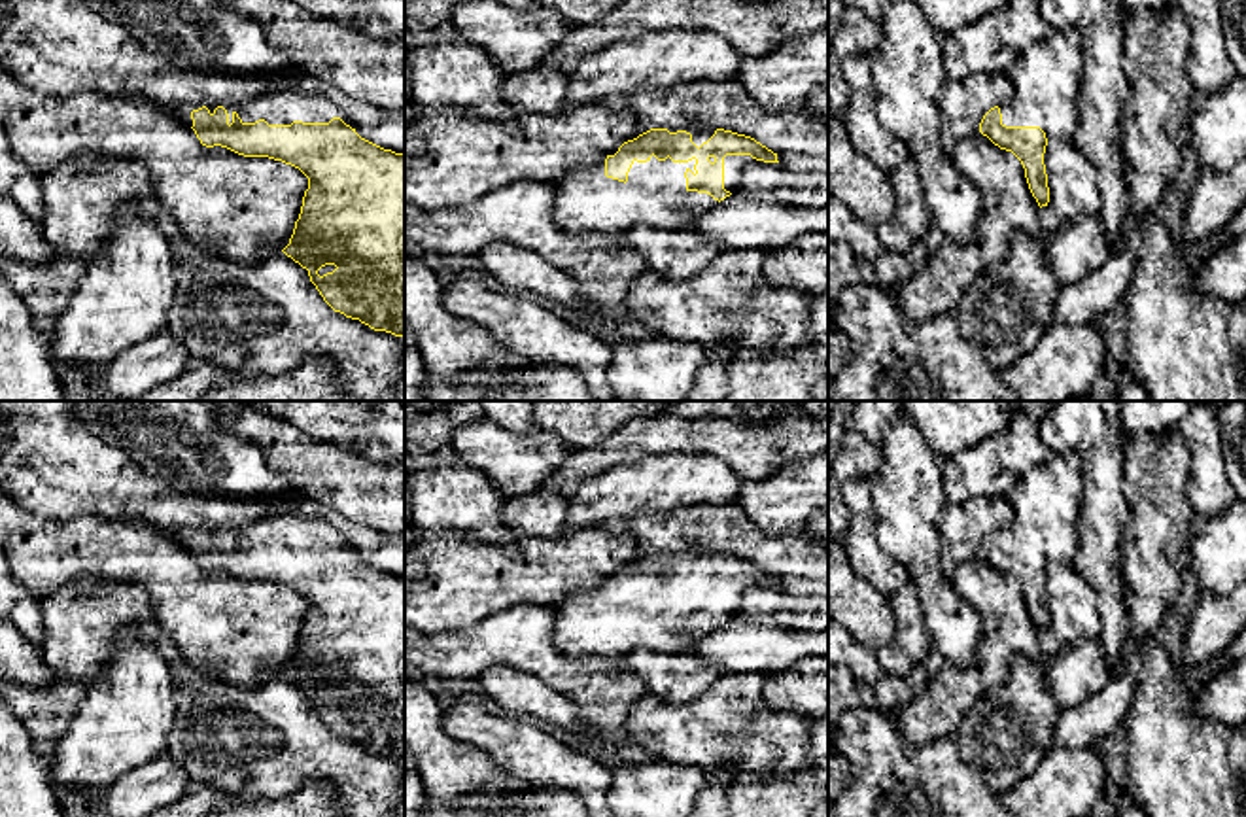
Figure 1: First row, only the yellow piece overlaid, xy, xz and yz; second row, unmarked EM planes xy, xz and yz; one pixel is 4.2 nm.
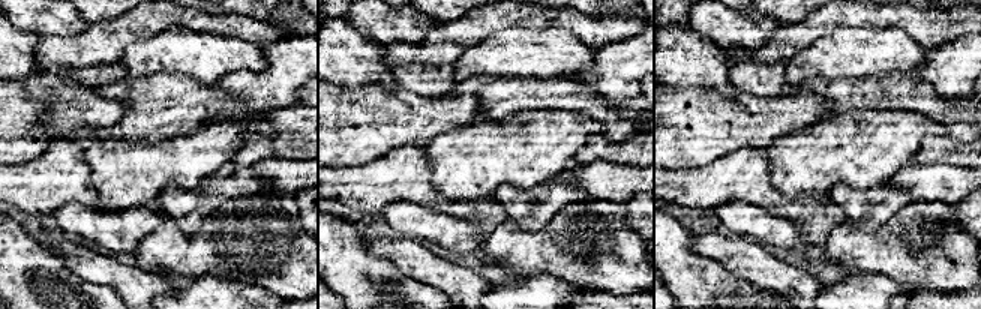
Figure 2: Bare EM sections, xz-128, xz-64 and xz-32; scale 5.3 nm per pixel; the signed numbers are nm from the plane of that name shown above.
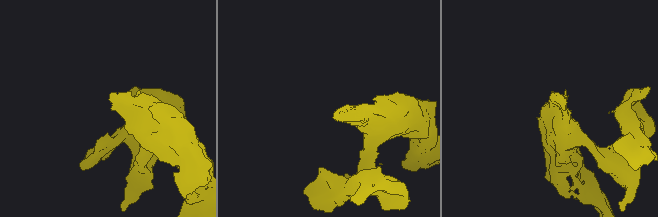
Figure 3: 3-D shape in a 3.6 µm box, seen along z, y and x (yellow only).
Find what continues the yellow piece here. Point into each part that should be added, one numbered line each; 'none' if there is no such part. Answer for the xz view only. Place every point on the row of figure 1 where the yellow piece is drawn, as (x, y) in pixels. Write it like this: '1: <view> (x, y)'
1: xz (587, 201)

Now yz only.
1: yz (1046, 78)

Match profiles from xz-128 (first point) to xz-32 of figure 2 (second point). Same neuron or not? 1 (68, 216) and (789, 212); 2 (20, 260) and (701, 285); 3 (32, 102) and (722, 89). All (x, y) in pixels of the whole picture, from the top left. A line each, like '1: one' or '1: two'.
1: two
2: one
3: two

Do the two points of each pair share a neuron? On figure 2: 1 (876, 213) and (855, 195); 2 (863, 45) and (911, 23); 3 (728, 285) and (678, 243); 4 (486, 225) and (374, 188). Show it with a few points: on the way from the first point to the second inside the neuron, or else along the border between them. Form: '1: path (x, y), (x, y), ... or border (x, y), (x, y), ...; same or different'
1: path (870, 207), (858, 201); same
2: border (864, 26), (899, 27), (926, 51); different
3: path (714, 284), (687, 257); same
4: path (458, 209), (437, 203), (417, 188), (402, 188); same

